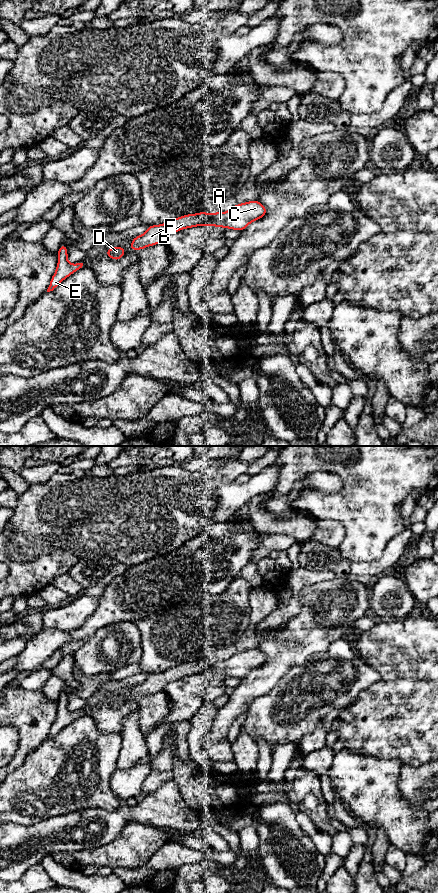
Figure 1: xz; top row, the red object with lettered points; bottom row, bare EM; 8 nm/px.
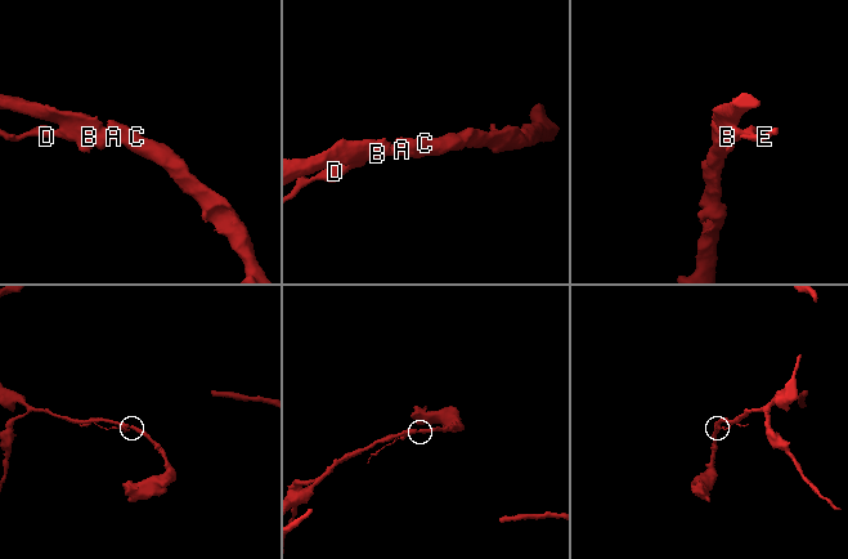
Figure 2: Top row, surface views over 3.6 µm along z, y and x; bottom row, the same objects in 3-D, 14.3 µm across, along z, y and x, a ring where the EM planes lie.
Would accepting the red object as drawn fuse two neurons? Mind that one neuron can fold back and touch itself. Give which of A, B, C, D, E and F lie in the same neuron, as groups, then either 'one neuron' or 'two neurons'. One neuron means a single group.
A C / B D E F; two neurons

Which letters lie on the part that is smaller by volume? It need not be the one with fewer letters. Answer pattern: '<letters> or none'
B, D, E, F

